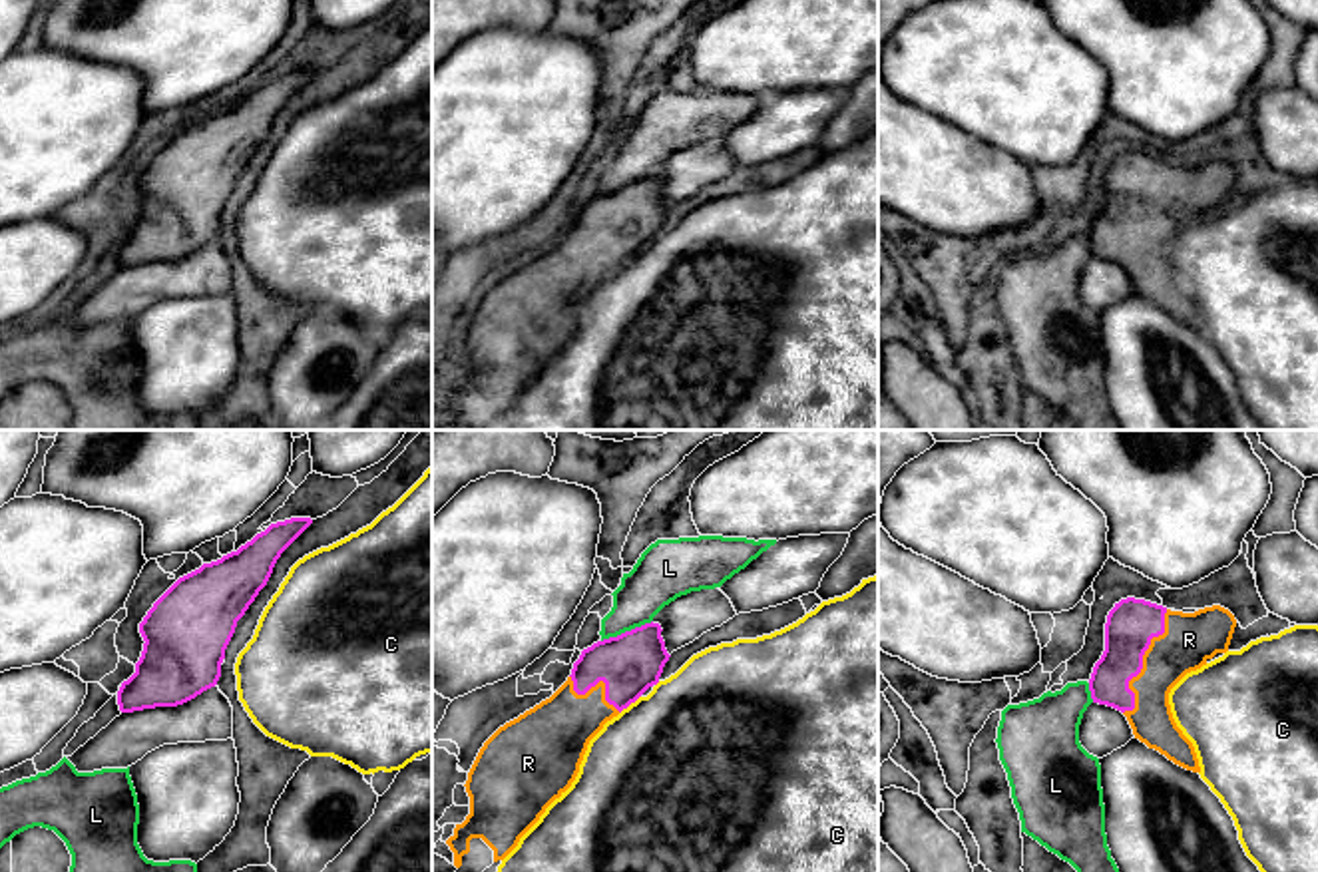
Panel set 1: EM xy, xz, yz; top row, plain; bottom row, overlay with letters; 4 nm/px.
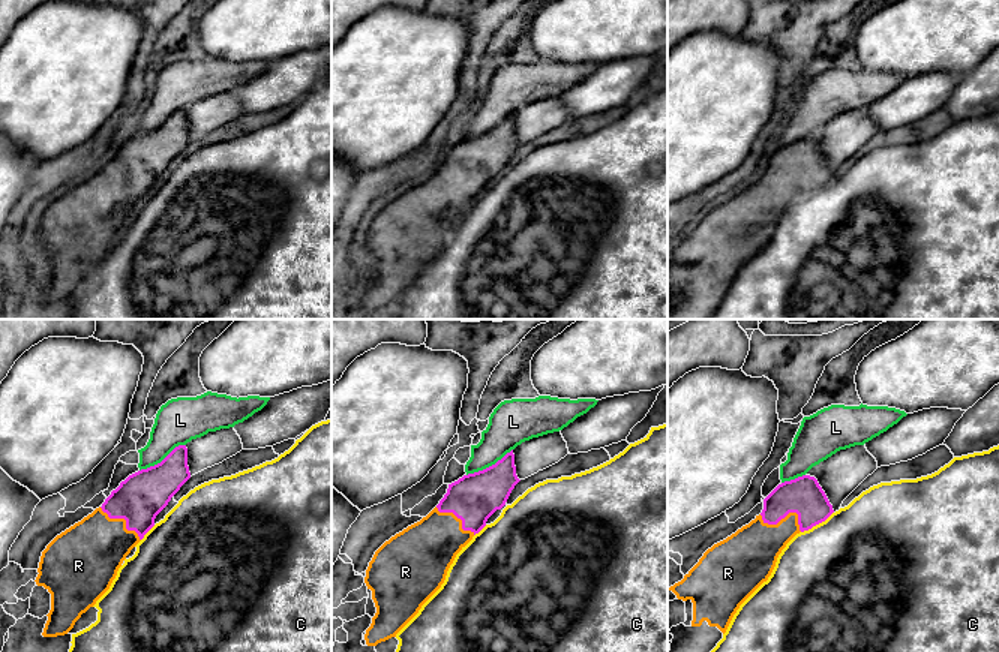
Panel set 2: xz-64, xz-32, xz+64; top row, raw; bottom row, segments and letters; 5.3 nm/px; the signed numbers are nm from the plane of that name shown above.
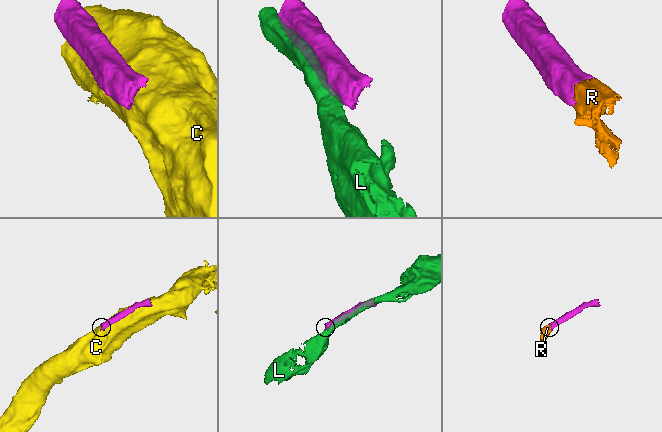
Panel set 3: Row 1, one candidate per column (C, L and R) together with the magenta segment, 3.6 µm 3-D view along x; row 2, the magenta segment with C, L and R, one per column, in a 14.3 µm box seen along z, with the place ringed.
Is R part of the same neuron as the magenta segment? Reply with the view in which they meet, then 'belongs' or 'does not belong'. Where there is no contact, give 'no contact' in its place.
contact in yz; belongs

